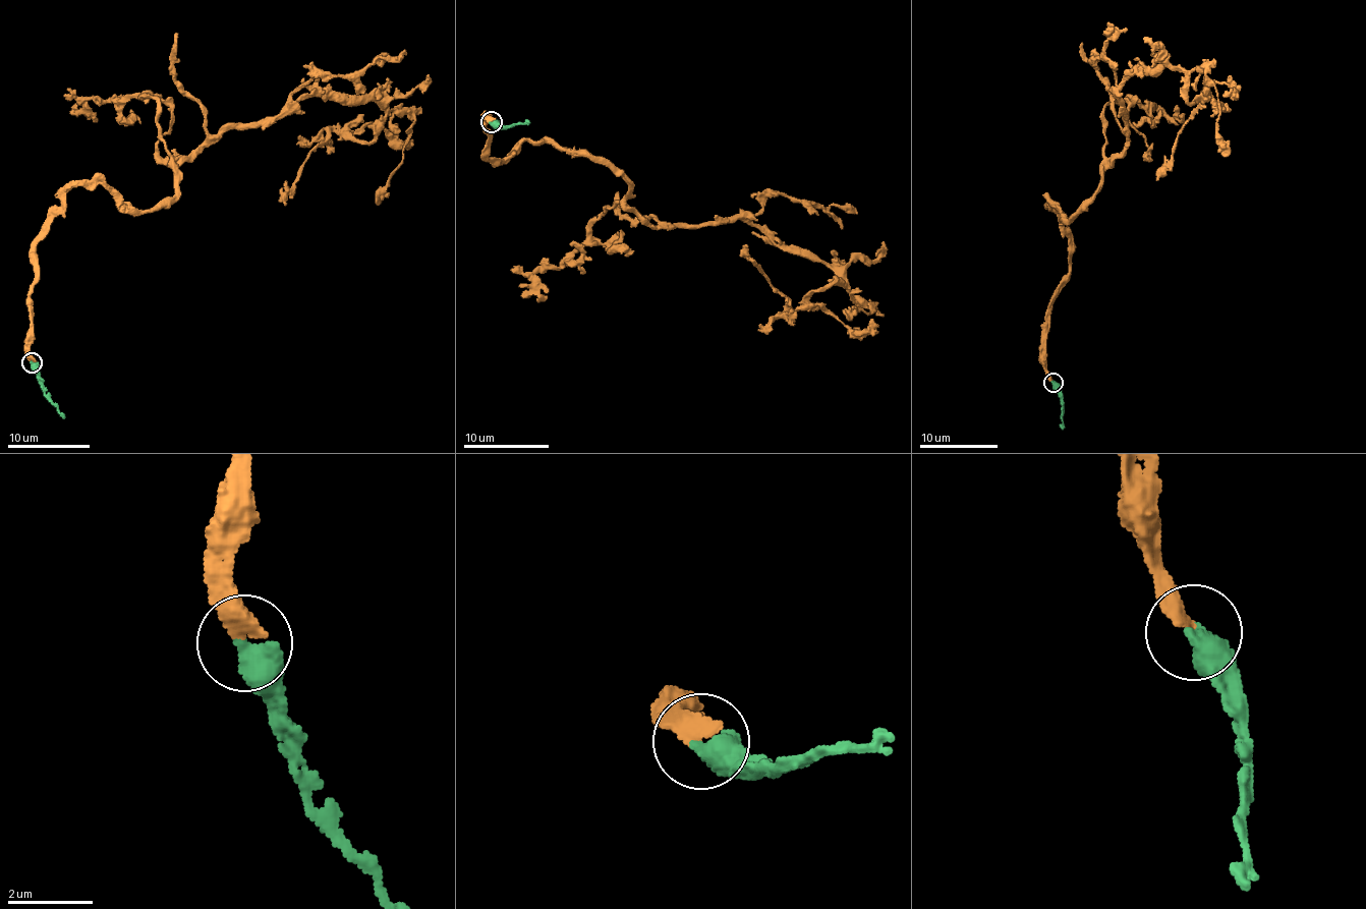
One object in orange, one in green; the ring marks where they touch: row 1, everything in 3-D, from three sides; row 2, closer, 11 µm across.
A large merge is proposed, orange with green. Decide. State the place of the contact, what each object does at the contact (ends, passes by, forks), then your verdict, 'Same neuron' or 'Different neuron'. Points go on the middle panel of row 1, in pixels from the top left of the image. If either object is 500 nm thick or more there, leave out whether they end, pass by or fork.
Place: (491, 122). Same neuron

